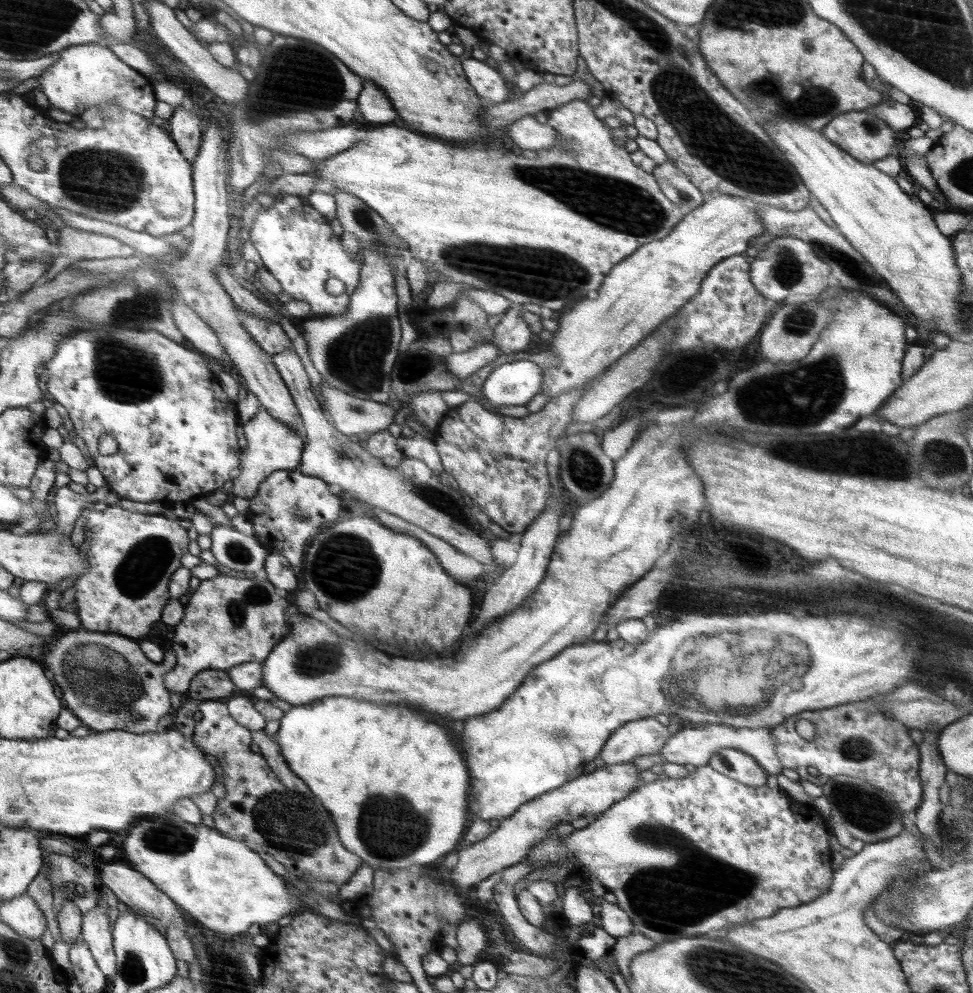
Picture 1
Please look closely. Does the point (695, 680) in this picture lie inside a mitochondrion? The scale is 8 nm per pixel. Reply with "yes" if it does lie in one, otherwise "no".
yes

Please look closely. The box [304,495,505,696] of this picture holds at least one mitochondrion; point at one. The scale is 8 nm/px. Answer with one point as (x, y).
(344, 567)

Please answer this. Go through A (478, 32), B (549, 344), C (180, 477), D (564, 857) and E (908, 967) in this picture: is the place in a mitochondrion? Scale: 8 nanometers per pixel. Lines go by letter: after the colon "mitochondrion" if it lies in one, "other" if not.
A: other
B: other
C: other
D: other
E: other

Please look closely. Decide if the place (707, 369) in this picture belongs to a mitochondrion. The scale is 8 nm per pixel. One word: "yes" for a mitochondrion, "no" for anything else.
no

